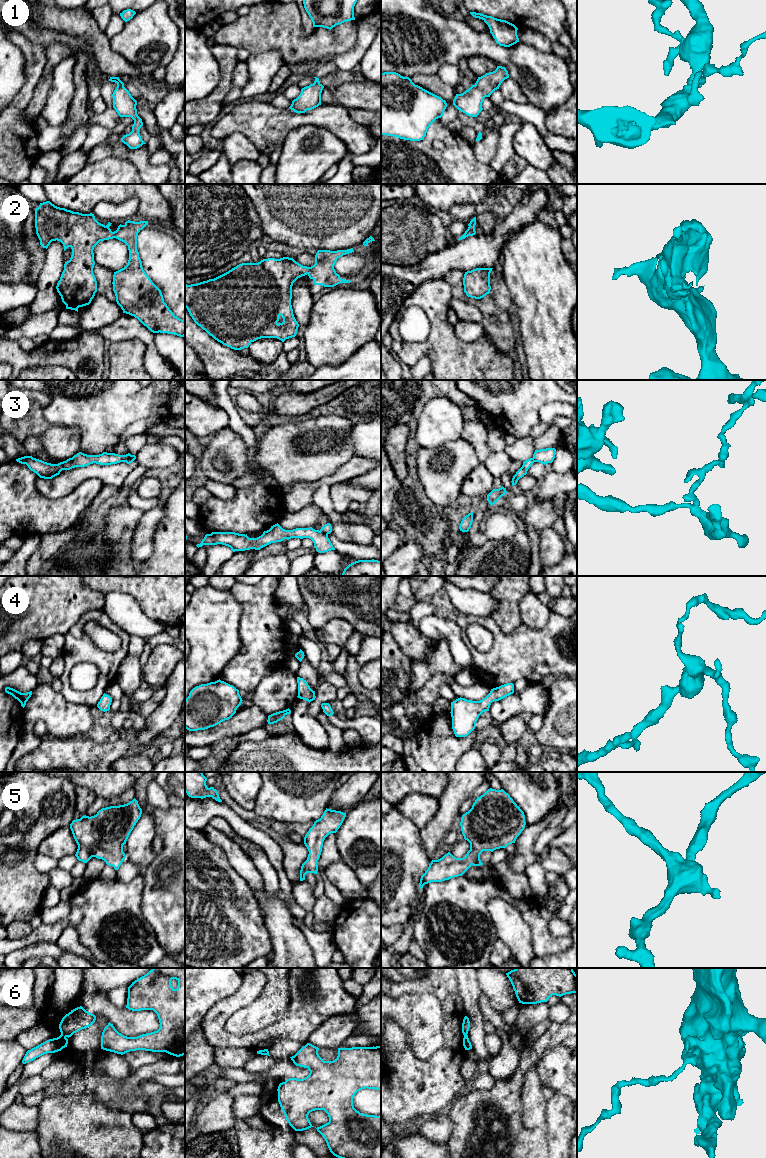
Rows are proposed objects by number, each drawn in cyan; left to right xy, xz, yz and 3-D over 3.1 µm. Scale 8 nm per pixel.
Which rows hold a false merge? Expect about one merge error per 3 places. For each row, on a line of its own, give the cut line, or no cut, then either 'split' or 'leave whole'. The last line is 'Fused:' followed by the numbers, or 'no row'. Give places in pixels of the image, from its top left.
1: cut none; leave whole
2: cut none; leave whole
3: cut xz (320, 530), (327, 535); split
4: cut none; leave whole
5: cut none; leave whole
6: cut xy (61, 1033), (66, 1036); split
Fused: 3, 6

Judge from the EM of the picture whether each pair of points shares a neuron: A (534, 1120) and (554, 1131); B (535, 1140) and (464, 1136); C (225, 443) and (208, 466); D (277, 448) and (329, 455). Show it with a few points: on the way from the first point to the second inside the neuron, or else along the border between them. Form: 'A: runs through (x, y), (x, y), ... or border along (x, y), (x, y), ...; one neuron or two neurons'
A: border along (548, 1101), (544, 1122); two neurons
B: runs through (511, 1122), (493, 1101), (473, 1112); one neuron
C: runs through (219, 446), (208, 457), (208, 460); one neuron
D: runs through (290, 453), (295, 453), (302, 457), (316, 455); one neuron

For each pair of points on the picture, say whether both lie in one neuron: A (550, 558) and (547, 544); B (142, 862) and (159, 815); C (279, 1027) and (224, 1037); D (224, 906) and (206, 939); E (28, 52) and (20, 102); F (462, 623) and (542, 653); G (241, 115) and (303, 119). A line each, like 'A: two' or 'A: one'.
A: one
B: two
C: one
D: one
E: one
F: one
G: one

